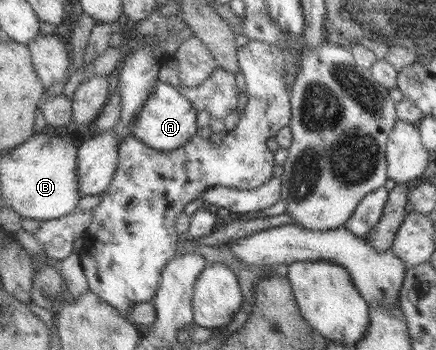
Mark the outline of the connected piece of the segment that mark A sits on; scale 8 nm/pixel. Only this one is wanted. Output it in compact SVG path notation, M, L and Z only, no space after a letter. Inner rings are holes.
M160 80L150 94L145 109L142 109L141 115L138 115L137 121L131 126L132 135L157 150L179 150L198 135L198 112L182 91Z

